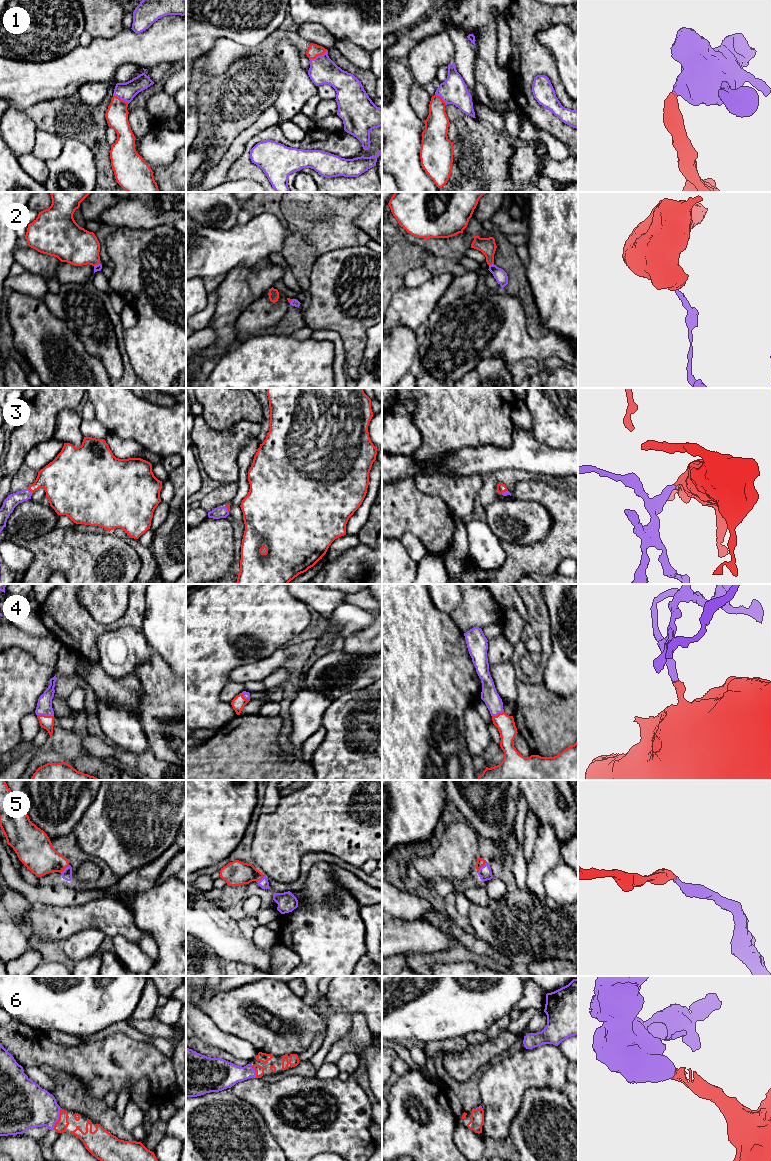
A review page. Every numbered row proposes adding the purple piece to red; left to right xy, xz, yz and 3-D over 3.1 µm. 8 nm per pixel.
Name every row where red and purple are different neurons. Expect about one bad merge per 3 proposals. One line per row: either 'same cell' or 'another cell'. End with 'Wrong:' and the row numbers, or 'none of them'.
1: same cell
2: same cell
3: same cell
4: same cell
5: same cell
6: same cell
Wrong: none of them

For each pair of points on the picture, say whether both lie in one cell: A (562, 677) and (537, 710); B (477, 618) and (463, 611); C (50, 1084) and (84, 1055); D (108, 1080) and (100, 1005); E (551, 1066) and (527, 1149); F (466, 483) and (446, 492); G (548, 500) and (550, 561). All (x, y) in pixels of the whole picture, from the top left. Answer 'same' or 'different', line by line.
A: different
B: same
C: different
D: different
E: different
F: same
G: same

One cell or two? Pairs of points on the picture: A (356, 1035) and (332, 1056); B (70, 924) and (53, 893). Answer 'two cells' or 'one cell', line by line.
A: one cell
B: two cells

